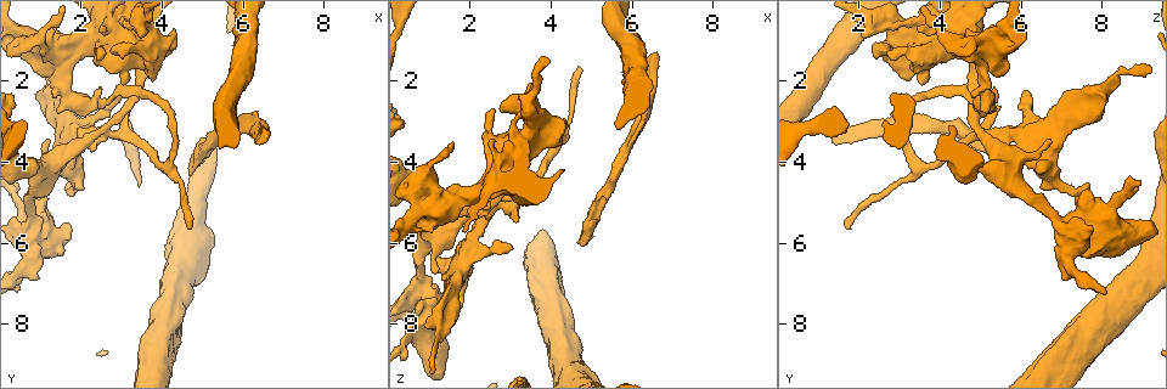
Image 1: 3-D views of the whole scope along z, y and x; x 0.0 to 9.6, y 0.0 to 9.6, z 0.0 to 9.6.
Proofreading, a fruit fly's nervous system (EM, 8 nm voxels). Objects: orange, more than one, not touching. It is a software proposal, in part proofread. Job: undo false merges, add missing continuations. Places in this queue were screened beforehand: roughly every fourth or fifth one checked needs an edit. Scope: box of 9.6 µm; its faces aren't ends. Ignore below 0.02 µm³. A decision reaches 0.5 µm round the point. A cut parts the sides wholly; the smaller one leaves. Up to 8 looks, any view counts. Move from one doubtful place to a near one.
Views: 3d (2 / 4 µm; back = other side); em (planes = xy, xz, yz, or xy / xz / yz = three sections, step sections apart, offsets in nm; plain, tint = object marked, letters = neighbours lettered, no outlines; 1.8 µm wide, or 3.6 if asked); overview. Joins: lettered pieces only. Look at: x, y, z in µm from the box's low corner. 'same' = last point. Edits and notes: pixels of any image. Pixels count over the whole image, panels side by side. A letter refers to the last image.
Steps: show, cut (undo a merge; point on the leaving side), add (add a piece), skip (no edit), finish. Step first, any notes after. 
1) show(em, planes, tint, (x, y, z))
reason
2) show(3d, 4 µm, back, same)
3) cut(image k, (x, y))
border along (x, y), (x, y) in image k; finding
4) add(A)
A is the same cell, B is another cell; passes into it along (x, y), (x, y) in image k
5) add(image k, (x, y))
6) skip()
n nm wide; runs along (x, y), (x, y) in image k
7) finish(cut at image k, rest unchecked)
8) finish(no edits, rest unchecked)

show(em, 3.6 µm, xz, step 4, tint, (2.50, 3.25, 5.05))
thick turns thin

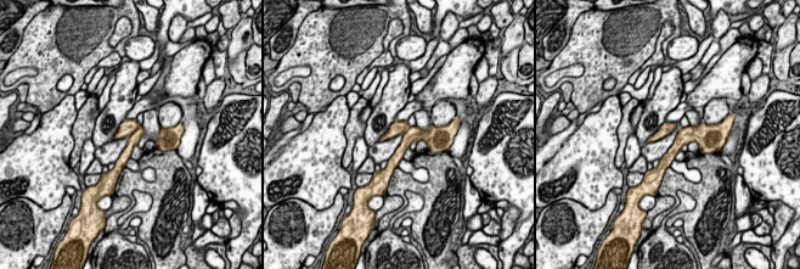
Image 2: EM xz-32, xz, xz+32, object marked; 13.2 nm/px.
show(em, 3.6 µm, planes, letters, same)

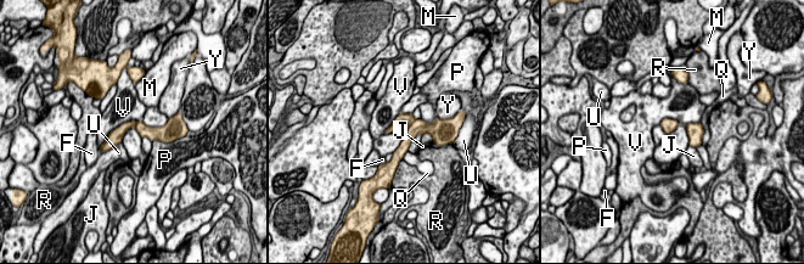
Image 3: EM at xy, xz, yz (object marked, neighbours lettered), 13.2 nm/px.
cut(image 3, (417, 127))
160 nm wide; F, J, M, P, Q, R, U, V and Y are other cells; the part that leaves runs along (438, 122), (417, 129), (394, 161) in image 3; two neurons meet here

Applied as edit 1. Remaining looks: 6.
show(overview)
see it whole again

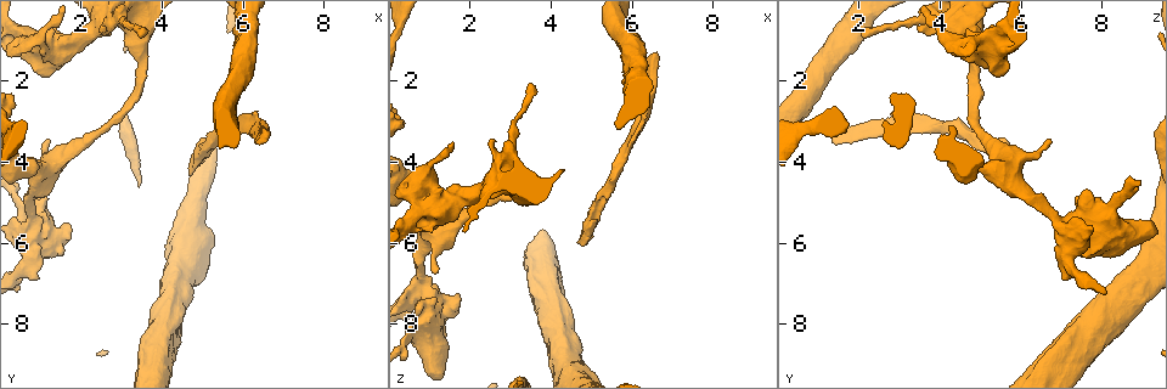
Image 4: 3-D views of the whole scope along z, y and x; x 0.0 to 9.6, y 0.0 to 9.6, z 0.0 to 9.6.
show(em, planes, letters, (4.70, 4.35, 6.00))
free end

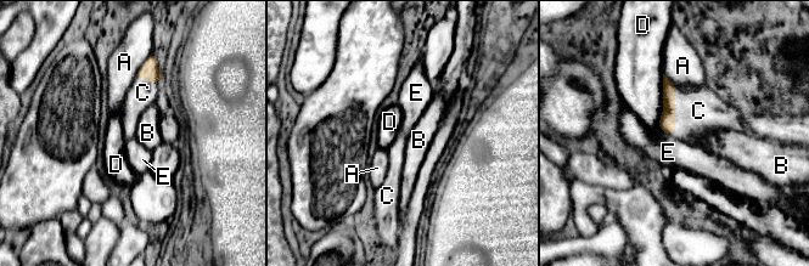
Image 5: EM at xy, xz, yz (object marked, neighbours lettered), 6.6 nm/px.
add(C)
C is the same cell, A, B, D and E are other cells; it goes on there

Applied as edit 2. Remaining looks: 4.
finish(cut at image 3, add at image 5, rest unchecked)

